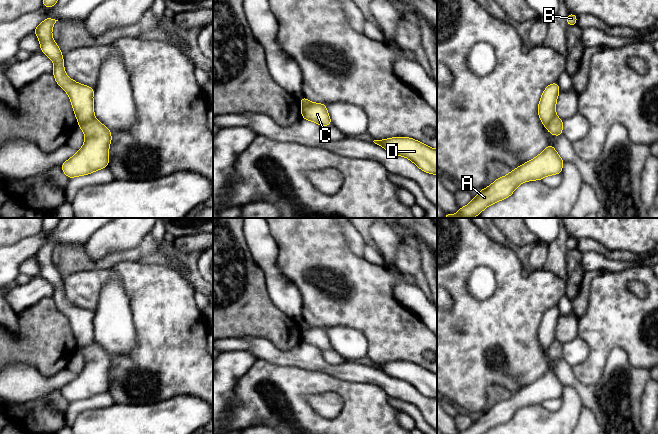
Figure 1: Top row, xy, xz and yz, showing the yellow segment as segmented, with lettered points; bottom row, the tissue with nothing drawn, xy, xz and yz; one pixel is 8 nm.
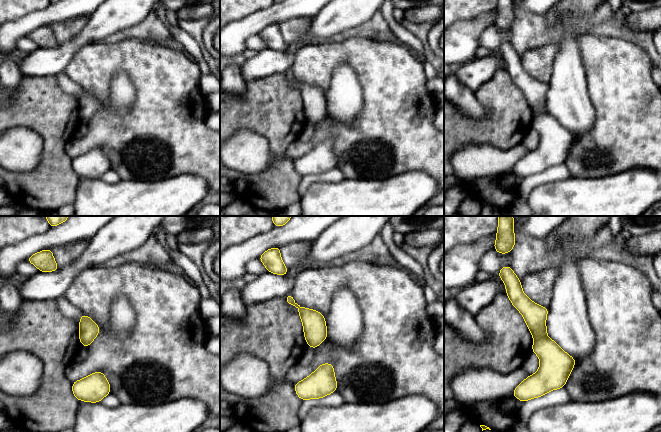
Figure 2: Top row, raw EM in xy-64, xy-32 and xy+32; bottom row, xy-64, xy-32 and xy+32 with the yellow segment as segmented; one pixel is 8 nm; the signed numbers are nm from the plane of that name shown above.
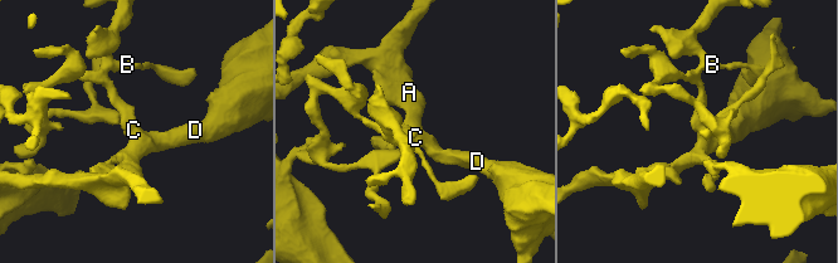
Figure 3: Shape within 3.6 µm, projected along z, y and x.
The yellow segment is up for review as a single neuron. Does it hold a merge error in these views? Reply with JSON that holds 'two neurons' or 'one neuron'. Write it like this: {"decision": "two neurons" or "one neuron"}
{"decision": "two neurons"}

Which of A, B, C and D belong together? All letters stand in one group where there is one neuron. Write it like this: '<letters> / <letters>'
A C D / B

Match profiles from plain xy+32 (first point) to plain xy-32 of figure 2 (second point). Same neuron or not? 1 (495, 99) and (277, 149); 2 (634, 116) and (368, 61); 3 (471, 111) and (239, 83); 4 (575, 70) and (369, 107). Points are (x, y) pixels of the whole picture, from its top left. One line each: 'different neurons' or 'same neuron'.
1: same neuron
2: same neuron
3: same neuron
4: different neurons

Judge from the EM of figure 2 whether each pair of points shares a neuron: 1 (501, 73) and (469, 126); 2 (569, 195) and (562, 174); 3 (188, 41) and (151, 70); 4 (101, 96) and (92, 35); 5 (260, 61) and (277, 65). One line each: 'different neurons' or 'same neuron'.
1: same neuron
2: different neurons
3: different neurons
4: different neurons
5: same neuron

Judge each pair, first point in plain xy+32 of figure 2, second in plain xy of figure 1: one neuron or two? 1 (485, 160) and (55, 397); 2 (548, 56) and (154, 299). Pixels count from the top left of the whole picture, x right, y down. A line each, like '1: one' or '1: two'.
1: two
2: one

